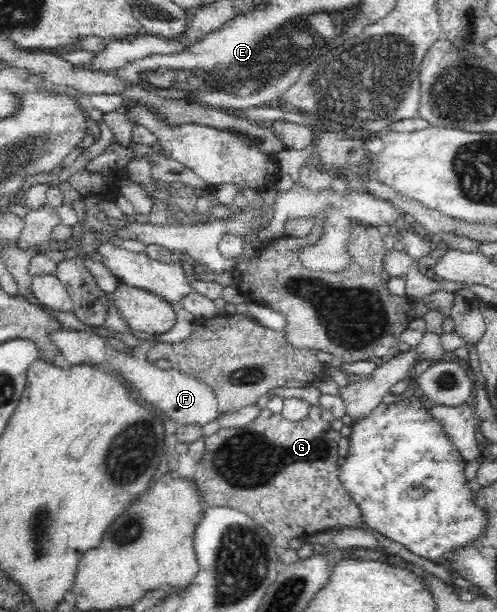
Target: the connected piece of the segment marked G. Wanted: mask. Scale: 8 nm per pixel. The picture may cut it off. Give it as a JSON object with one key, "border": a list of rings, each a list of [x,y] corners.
{"border":[[[314,405],[301,421],[289,421],[282,414],[274,414],[267,408],[243,427],[220,428],[215,433],[207,431],[205,453],[196,462],[194,481],[201,490],[206,507],[225,507],[238,510],[251,518],[259,527],[267,530],[274,545],[287,547],[289,539],[306,539],[335,527],[364,529],[360,525],[362,514],[359,505],[341,484],[340,467],[337,464],[337,443],[341,434],[331,429],[330,423],[321,418],[321,407]]]}

